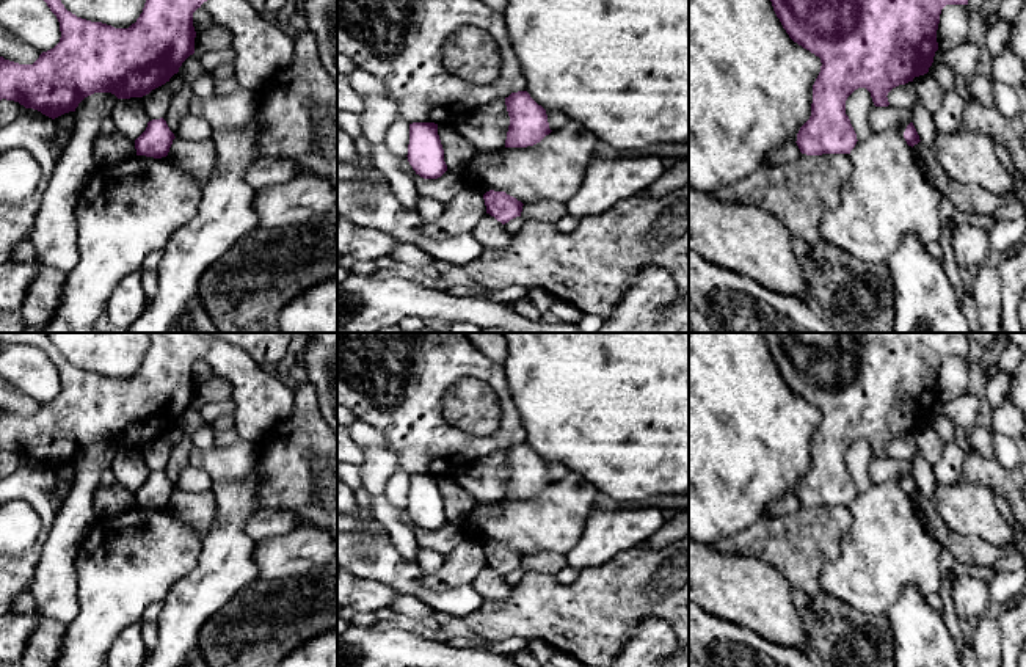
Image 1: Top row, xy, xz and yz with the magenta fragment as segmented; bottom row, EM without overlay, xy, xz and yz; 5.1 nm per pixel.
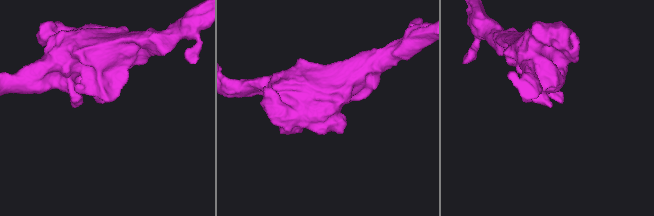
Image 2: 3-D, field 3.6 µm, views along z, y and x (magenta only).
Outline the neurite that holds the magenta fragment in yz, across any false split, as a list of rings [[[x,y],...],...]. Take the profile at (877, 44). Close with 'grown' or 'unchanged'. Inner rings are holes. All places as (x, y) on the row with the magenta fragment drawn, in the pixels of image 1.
[[[770,0],[789,38],[820,58],[820,72],[813,85],[811,116],[797,133],[802,154],[850,154],[857,133],[846,115],[846,100],[858,88],[871,93],[875,107],[888,107],[888,93],[929,72],[938,50],[937,30],[946,5],[968,5],[968,0]]]; unchanged

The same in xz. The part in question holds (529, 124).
[[[527,91],[511,93],[505,105],[510,116],[505,148],[533,146],[552,132],[546,110]]]; unchanged

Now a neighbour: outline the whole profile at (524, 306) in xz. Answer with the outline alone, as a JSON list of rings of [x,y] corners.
[[[529,295],[513,304],[515,311],[529,319],[538,322],[541,319],[540,309],[530,301]]]

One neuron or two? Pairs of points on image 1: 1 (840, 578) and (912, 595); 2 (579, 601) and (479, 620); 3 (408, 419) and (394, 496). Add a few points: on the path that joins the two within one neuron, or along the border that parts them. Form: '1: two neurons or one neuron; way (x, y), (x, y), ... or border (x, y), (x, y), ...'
1: two neurons; border (926, 595), (913, 586), (905, 586), (885, 614)
2: one neuron; way (554, 612), (524, 612), (504, 619)
3: two neurons; border (399, 466), (410, 474)

